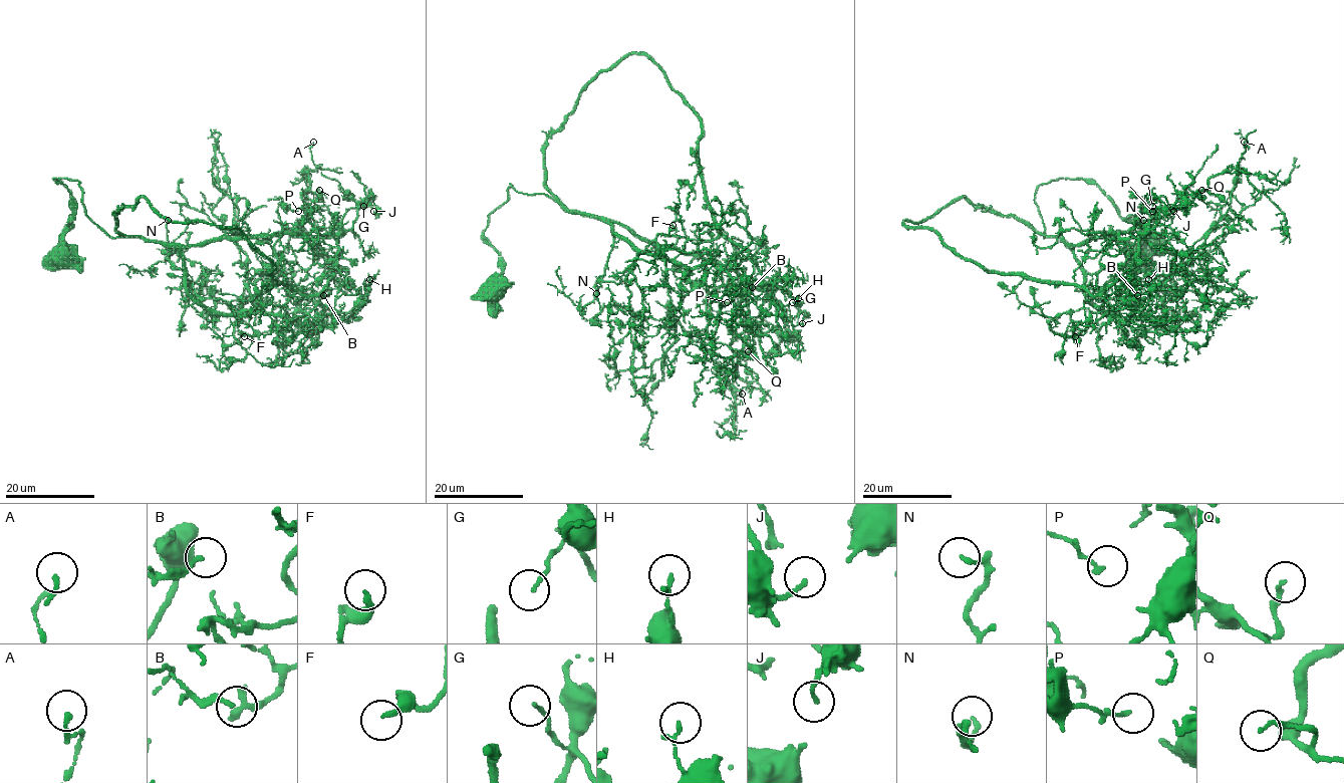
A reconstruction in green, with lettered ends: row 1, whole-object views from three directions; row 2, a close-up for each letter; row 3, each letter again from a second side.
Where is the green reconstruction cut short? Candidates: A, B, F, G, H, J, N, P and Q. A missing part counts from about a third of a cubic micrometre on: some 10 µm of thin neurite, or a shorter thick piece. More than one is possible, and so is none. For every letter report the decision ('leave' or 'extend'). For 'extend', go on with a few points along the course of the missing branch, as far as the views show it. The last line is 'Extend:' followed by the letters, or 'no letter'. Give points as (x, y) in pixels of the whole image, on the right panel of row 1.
A: leave
B: leave
F: leave
G: leave
H: leave
J: leave
N: extend
P: leave
Q: leave
Extend: N

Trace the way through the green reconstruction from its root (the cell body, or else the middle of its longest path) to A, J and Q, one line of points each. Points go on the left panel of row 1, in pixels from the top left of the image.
A: (60, 257), (73, 196), (56, 179), (78, 182), (111, 237), (290, 234), (315, 208), (302, 199), (313, 142)
J: (60, 257), (73, 196), (56, 179), (78, 182), (111, 237), (165, 244), (341, 237), (369, 196), (373, 211)
Q: (60, 257), (56, 179), (111, 237), (176, 245), (290, 234), (319, 190)

